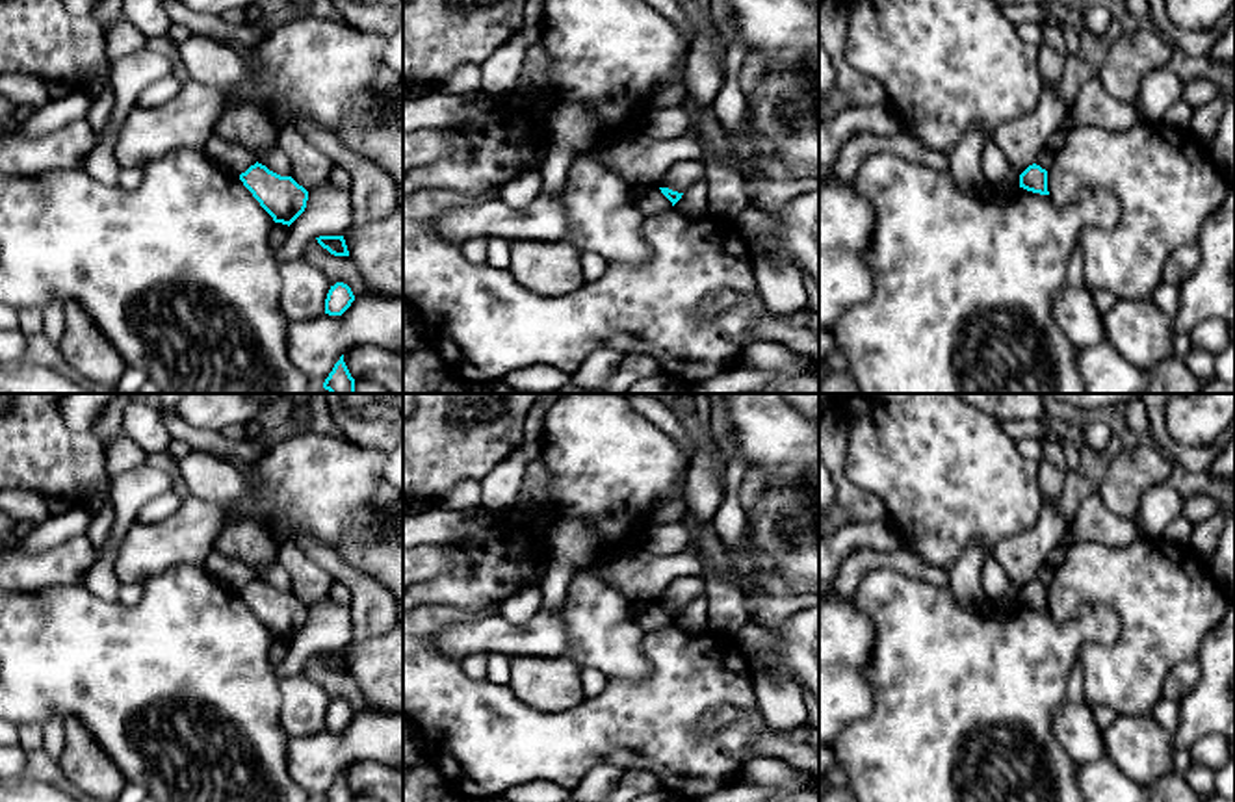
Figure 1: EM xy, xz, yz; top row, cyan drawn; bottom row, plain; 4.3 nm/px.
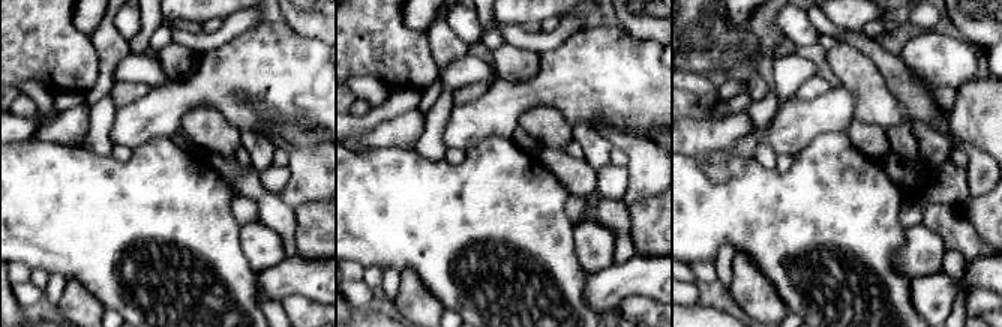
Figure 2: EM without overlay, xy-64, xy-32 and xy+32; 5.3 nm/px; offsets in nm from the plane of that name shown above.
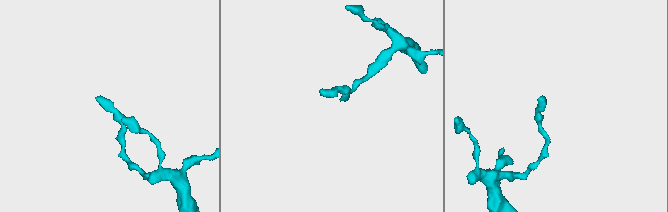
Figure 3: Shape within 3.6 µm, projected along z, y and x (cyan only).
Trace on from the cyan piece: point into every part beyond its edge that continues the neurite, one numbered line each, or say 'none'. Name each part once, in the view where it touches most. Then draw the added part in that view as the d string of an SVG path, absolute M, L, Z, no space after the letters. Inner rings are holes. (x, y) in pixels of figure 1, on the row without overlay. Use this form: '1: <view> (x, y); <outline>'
none

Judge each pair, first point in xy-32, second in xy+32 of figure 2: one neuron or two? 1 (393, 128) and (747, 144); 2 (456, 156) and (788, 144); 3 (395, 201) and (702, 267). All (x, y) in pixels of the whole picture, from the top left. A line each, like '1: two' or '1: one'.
1: two
2: two
3: two

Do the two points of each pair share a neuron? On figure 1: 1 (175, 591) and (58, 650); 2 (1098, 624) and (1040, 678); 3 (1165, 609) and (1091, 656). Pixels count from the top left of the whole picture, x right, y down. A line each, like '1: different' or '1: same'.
1: same
2: same
3: same

